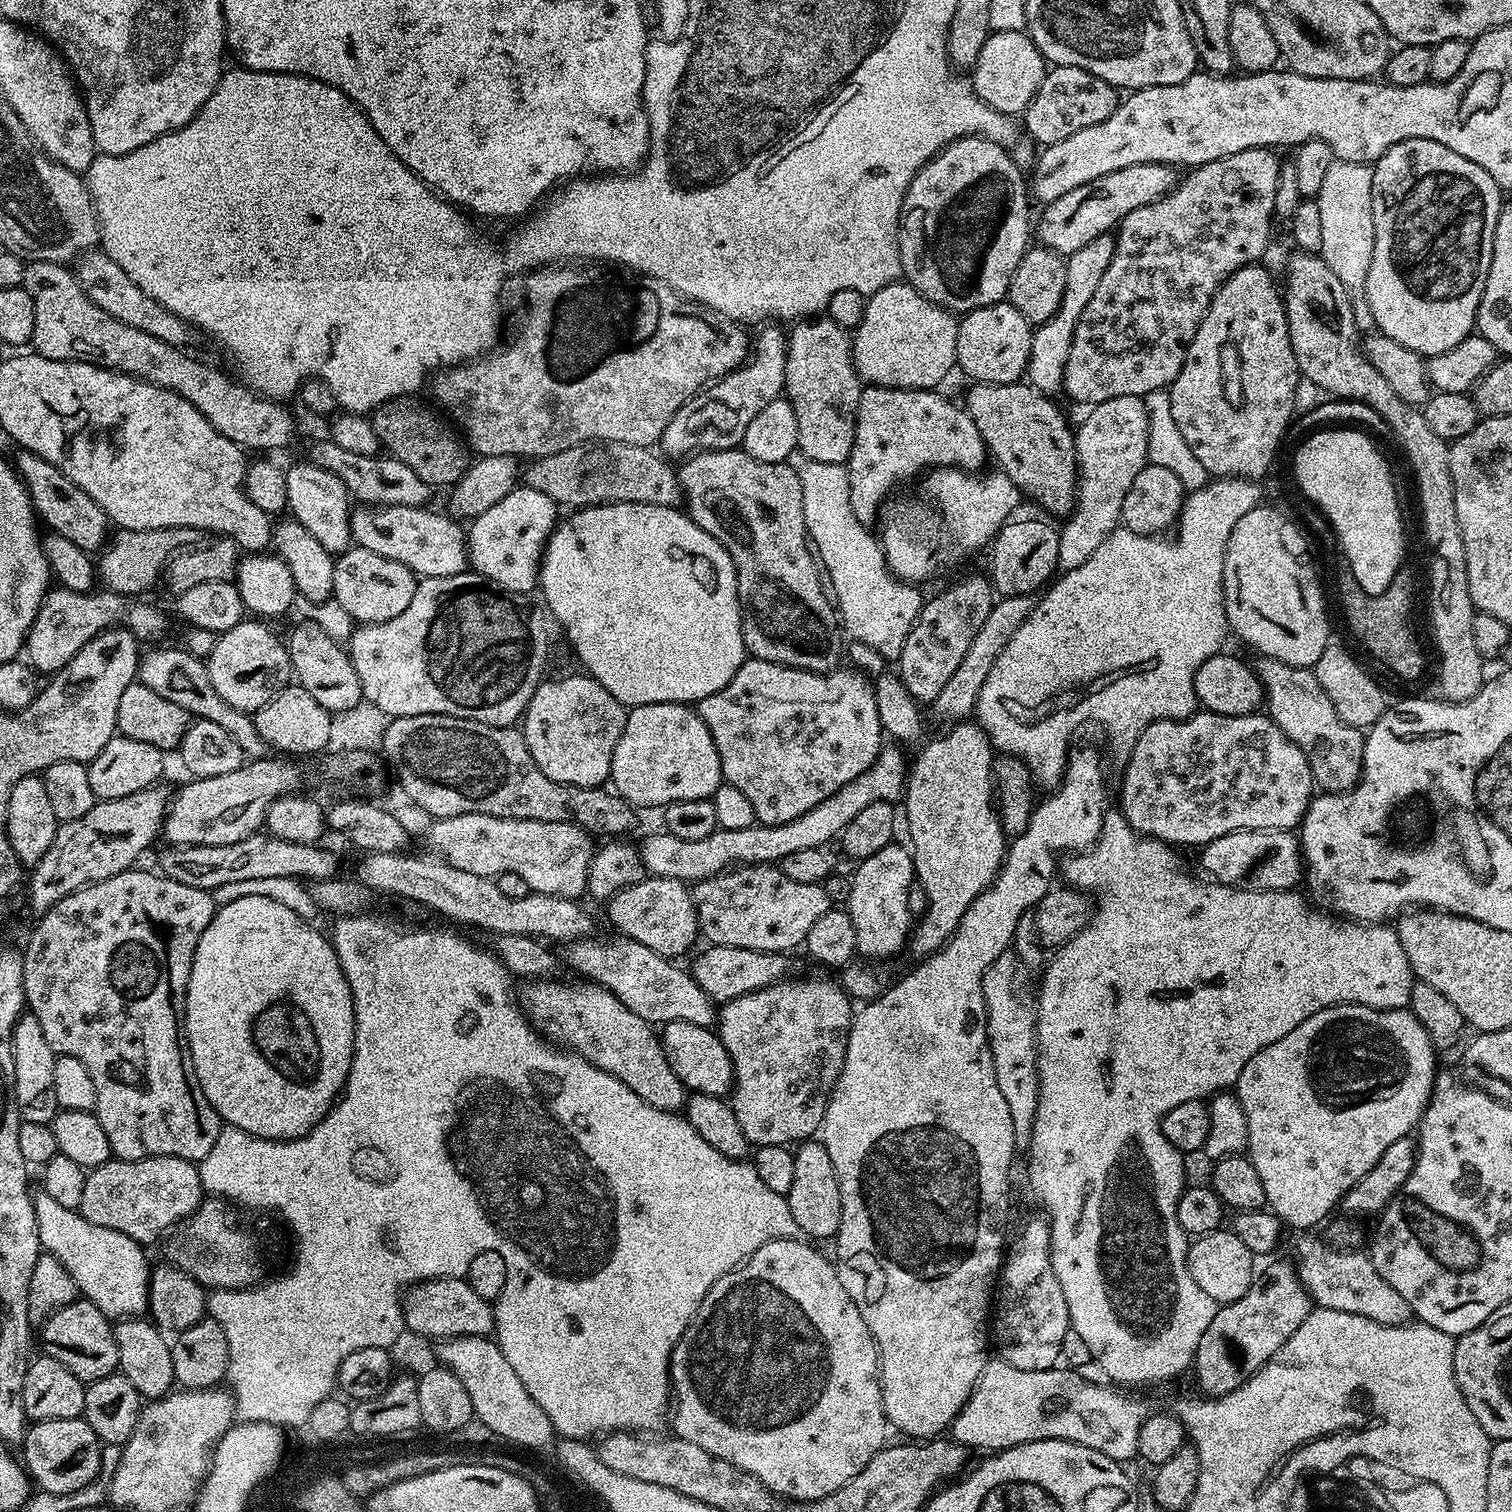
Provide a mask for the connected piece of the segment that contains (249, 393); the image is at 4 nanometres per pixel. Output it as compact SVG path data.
M33 260L25 267L23 288L30 294L30 298L34 298L34 334L32 335L31 347L37 353L51 360L81 360L87 364L96 364L99 368L111 368L113 372L124 372L128 376L136 376L139 380L150 382L159 388L165 388L171 392L177 392L182 398L186 398L192 403L198 411L209 420L214 426L214 430L218 430L218 434L222 434L226 438L230 438L235 444L240 445L245 450L251 448L284 448L296 436L296 420L290 413L284 409L283 403L270 400L267 396L262 396L258 392L253 392L247 384L241 382L239 379L227 376L224 372L219 372L212 364L199 364L191 355L191 351L183 348L175 348L166 342L162 342L162 338L154 338L154 334L146 334L146 330L137 330L134 326L126 326L126 322L118 322L118 318L114 318L110 314L106 314L106 310L102 310L102 306L94 306L94 302L90 302L90 298L86 298L86 294L82 290L80 281L76 279L71 271L67 272L67 267L64 264L52 264L49 260Z

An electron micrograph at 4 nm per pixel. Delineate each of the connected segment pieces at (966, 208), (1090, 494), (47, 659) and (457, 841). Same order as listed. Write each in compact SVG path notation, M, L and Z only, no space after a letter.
M983 134L963 136L940 149L916 171L900 211L900 271L918 294L953 314L999 304L1008 295L1010 278L1030 247L1030 188L1012 156Z
M1119 396L1110 398L1106 402L1095 405L1092 412L1084 421L1080 428L1075 429L1076 438L1076 463L1078 465L1078 495L1076 507L1072 509L1070 515L1063 521L1059 529L1058 538L1058 562L1057 569L1061 573L1074 570L1074 566L1082 566L1102 542L1114 529L1121 527L1122 502L1126 498L1126 490L1130 490L1130 485L1134 483L1134 478L1143 470L1148 463L1148 408L1144 405L1143 399L1138 396Z
M53 587L40 604L38 614L28 631L28 639L26 641L27 663L31 664L37 673L40 674L44 674L44 672L55 674L67 669L68 663L74 658L74 654L78 654L78 650L82 650L82 646L86 646L86 642L90 642L98 633L106 631L107 628L117 626L126 628L128 631L133 632L136 635L137 641L140 642L152 640L155 636L162 635L164 627L168 624L167 618L154 605L147 604L144 600L147 599L122 596L119 592L109 592L107 590L75 592L69 588Z
M458 814L457 816L441 816L431 821L432 825L428 828L428 844L433 848L431 851L435 853L439 859L444 863L454 866L458 870L466 870L466 874L478 874L479 876L487 876L494 878L498 874L519 874L526 886L533 893L542 896L561 896L567 900L576 900L585 895L588 887L588 864L592 860L592 853L594 851L594 843L592 844L593 837L586 831L585 828L579 828L577 824L571 824L570 822L542 822L541 820L519 820L518 818L498 818L497 816L491 816L490 814Z

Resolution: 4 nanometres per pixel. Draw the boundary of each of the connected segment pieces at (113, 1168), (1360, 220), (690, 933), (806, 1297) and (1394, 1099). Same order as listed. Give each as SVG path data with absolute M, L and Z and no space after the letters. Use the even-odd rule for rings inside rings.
M147 1156L145 1160L111 1159L84 1177L79 1213L94 1226L118 1230L141 1246L149 1246L172 1231L205 1199L199 1167L173 1156Z
M1335 159L1322 182L1322 190L1316 197L1322 223L1320 255L1330 266L1330 270L1347 286L1351 308L1354 310L1355 326L1360 332L1368 332L1375 327L1364 288L1374 246L1372 169L1371 165Z
M648 876L642 882L623 888L611 896L606 901L606 908L608 920L619 935L629 936L634 942L642 942L642 946L650 946L650 950L659 956L680 958L676 956L683 952L691 953L692 943L700 936L692 893L683 880Z
M800 1238L766 1242L740 1267L718 1278L718 1282L710 1286L706 1298L702 1298L682 1338L678 1338L670 1365L670 1392L674 1397L671 1431L681 1440L694 1442L694 1446L702 1446L702 1450L730 1462L744 1472L754 1474L754 1478L758 1478L758 1482L765 1484L775 1496L789 1502L826 1498L826 1494L834 1494L834 1490L846 1486L846 1482L850 1482L850 1478L854 1478L854 1474L858 1474L858 1470L862 1470L862 1466L866 1466L866 1462L870 1462L870 1458L874 1458L874 1454L885 1447L890 1433L880 1389L880 1354L876 1351L874 1338L866 1322L862 1322L858 1306L854 1306L850 1294L846 1294L836 1273L835 1263L829 1257L827 1260L818 1249L811 1248L816 1246L803 1242L808 1243Z
M1335 1004L1332 1008L1318 1010L1318 1014L1306 1018L1302 1026L1294 1026L1290 1034L1278 1038L1278 1042L1270 1042L1270 1046L1258 1050L1258 1054L1254 1054L1254 1058L1250 1058L1250 1062L1242 1066L1242 1074L1238 1074L1234 1085L1234 1095L1246 1114L1246 1155L1254 1170L1258 1170L1258 1178L1262 1178L1262 1190L1266 1190L1266 1205L1280 1219L1281 1225L1288 1227L1289 1224L1292 1228L1300 1228L1296 1230L1312 1230L1319 1220L1327 1221L1333 1215L1331 1212L1343 1201L1344 1195L1358 1182L1358 1178L1362 1178L1362 1174L1366 1174L1366 1170L1370 1170L1370 1166L1374 1166L1374 1162L1382 1158L1386 1146L1398 1142L1398 1138L1409 1135L1419 1125L1432 1094L1432 1081L1438 1075L1436 1056L1438 1049L1430 1042L1430 1034L1426 1034L1422 1022L1418 1022L1418 1018L1414 1018L1408 1008L1378 1010L1361 1004Z

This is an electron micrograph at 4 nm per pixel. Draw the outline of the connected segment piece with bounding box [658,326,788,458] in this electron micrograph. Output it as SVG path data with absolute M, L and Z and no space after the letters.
M772 327L776 328L764 328L754 336L754 347L747 362L700 389L677 410L674 418L670 418L658 441L659 451L665 457L687 458L697 452L713 452L743 445L746 426L750 426L750 422L754 422L757 414L766 410L770 402L781 399L788 357L786 332L780 329L783 327Z

